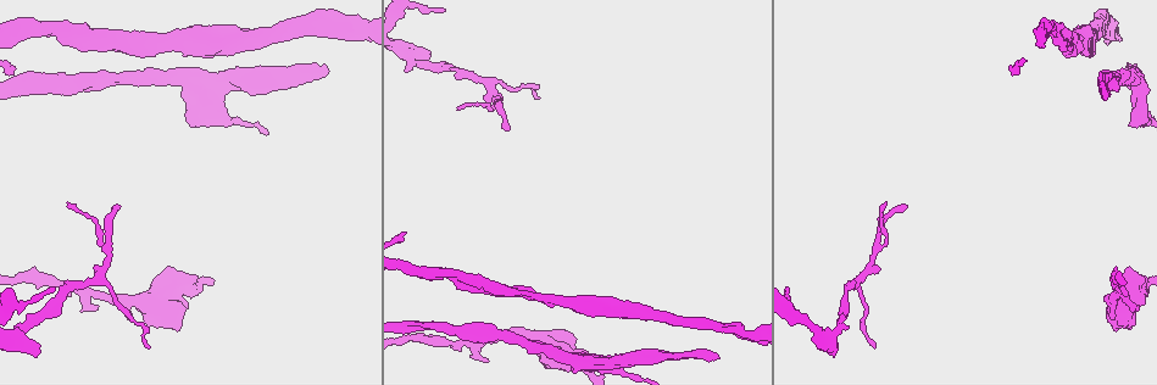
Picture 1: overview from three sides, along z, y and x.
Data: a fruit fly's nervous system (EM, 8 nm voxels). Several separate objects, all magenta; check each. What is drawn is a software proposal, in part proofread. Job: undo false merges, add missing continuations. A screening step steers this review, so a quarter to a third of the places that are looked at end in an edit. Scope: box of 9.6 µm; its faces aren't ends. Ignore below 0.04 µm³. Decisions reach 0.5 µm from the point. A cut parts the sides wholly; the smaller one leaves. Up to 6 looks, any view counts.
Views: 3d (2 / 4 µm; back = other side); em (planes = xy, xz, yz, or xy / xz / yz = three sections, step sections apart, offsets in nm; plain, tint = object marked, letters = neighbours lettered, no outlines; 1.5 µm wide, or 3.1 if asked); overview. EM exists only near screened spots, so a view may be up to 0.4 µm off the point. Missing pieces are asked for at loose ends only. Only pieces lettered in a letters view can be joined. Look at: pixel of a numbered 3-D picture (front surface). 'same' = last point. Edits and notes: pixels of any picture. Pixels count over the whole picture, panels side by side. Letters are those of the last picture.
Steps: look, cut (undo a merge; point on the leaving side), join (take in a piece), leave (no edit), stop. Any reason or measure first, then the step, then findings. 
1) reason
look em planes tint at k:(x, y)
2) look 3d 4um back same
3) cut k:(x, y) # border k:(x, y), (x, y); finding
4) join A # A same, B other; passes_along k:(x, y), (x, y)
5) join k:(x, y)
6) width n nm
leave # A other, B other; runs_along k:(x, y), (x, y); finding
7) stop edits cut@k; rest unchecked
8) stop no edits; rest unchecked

branch stops here
look 3d 2um at 1:(717, 357)

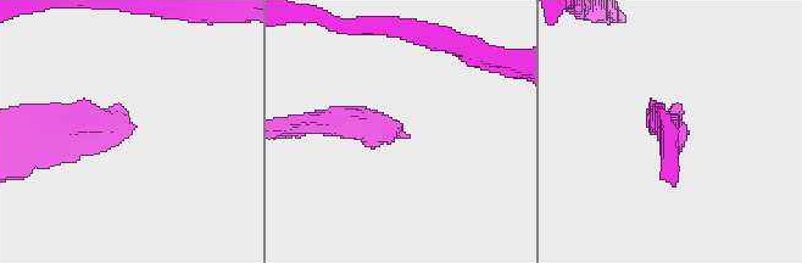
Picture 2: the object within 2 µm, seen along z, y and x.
now the EM
look em planes tint at 2:(676, 144)

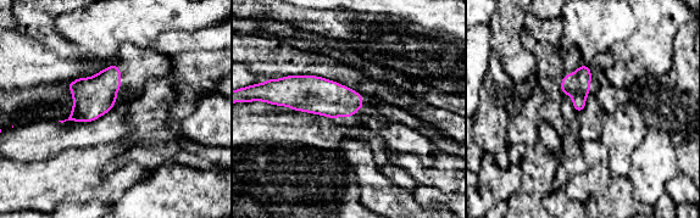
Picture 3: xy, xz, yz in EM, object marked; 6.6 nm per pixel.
look em planes letters same

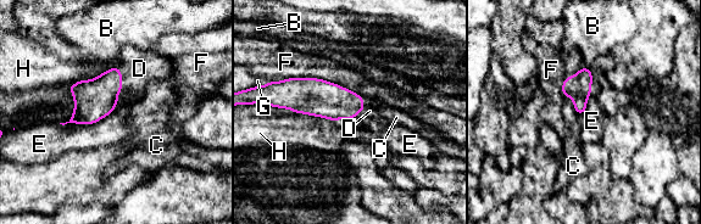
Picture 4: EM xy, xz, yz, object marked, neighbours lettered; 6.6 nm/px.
join D # B other, C other, D same, E other, F other, G other, H other; passes_along 4:(95, 99), (121, 76), (139, 68); the neuron continues

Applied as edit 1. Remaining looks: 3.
branch point
look em planes tint at 1:(122, 40)

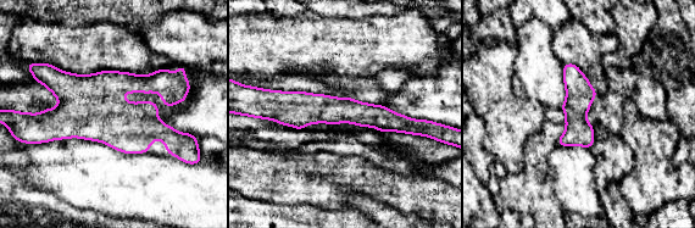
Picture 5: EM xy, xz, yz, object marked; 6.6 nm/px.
see the neighbours
look em planes letters same

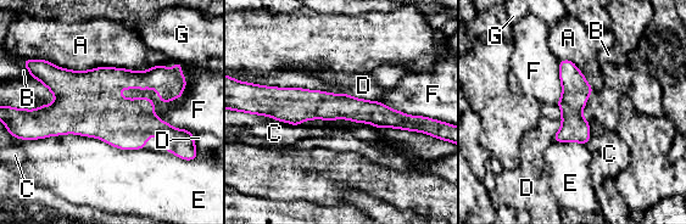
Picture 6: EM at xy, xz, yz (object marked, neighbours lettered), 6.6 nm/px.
width 180 nm
leave # A other, B other, C other, D other, E other, F other, G other; border 6:(182, 63), (185, 88), (163, 104); one neuron here

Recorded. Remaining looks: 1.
stop edits join@4; rest unchecked

